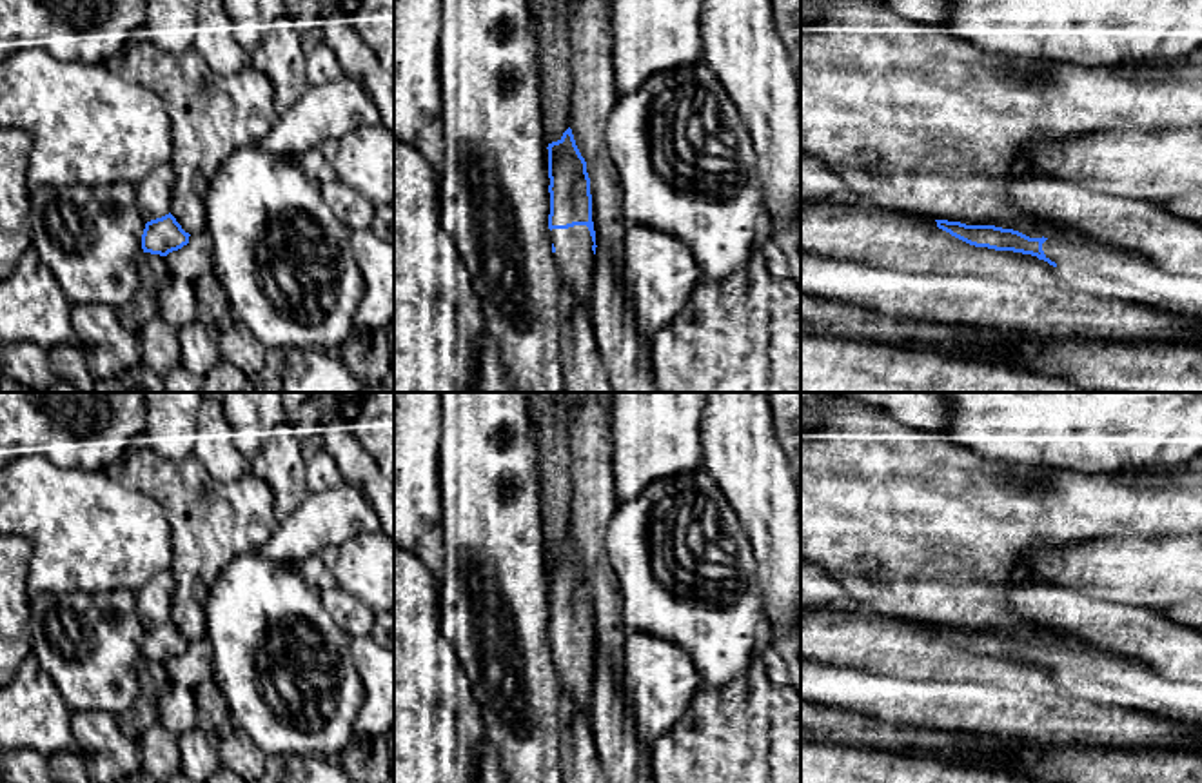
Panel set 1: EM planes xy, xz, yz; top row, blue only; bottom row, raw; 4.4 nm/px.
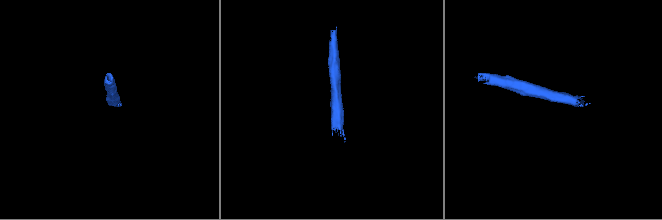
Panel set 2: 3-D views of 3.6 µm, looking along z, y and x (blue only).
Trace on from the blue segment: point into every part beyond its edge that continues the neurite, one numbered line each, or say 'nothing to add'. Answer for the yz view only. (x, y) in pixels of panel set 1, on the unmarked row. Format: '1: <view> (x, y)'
1: yz (1083, 669)

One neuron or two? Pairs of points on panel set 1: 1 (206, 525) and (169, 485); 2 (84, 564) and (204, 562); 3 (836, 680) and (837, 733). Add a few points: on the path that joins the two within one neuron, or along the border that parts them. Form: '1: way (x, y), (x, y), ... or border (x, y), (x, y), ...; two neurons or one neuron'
1: way (200, 516), (178, 495); one neuron
2: border (166, 520), (171, 531), (169, 567); two neurons
3: border (819, 705), (847, 709), (879, 720); two neurons

